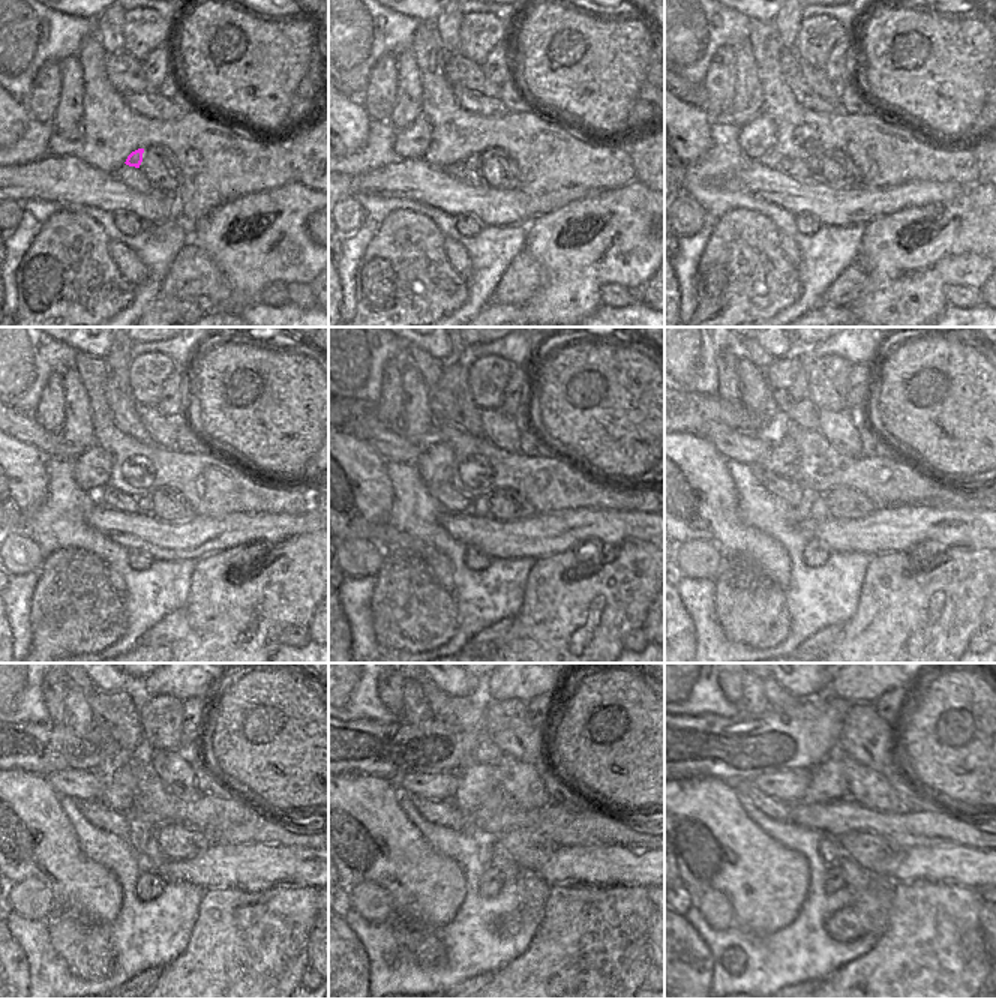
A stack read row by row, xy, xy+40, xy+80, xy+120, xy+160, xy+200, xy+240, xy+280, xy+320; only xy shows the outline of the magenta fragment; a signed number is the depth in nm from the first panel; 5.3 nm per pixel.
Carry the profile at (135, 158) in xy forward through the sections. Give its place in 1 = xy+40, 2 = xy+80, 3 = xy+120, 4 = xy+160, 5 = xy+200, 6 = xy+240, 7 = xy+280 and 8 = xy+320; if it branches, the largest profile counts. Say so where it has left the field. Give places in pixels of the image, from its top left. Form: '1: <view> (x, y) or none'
1: xy+40 (473, 161)
2: xy+80 (813, 164)
3: xy+120 (143, 503)
4: xy+160 (479, 506)
5: xy+200 (818, 512)
6: xy+240 (152, 855)
7: xy+280 (509, 869)
8: xy+320 (869, 912)

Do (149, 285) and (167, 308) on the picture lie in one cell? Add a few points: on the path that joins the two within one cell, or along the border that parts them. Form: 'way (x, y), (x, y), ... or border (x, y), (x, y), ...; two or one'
border (159, 294), (143, 311); two

